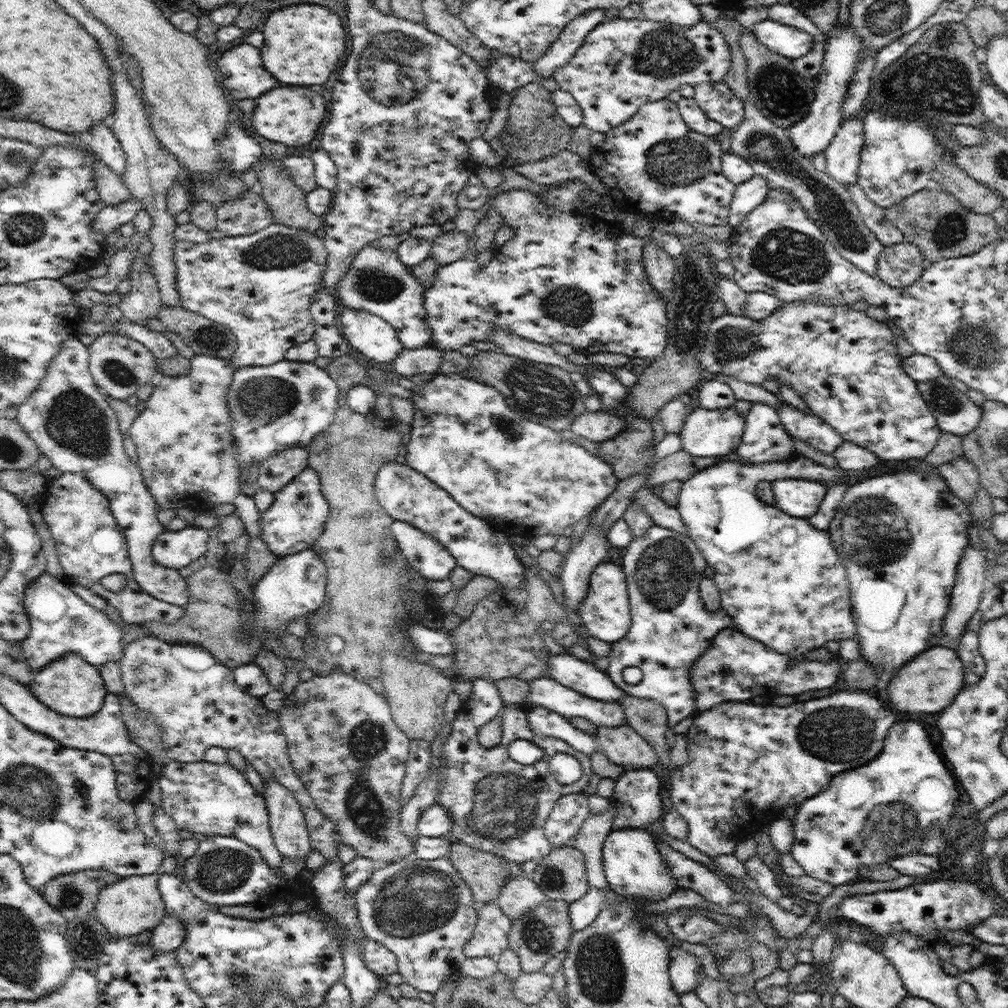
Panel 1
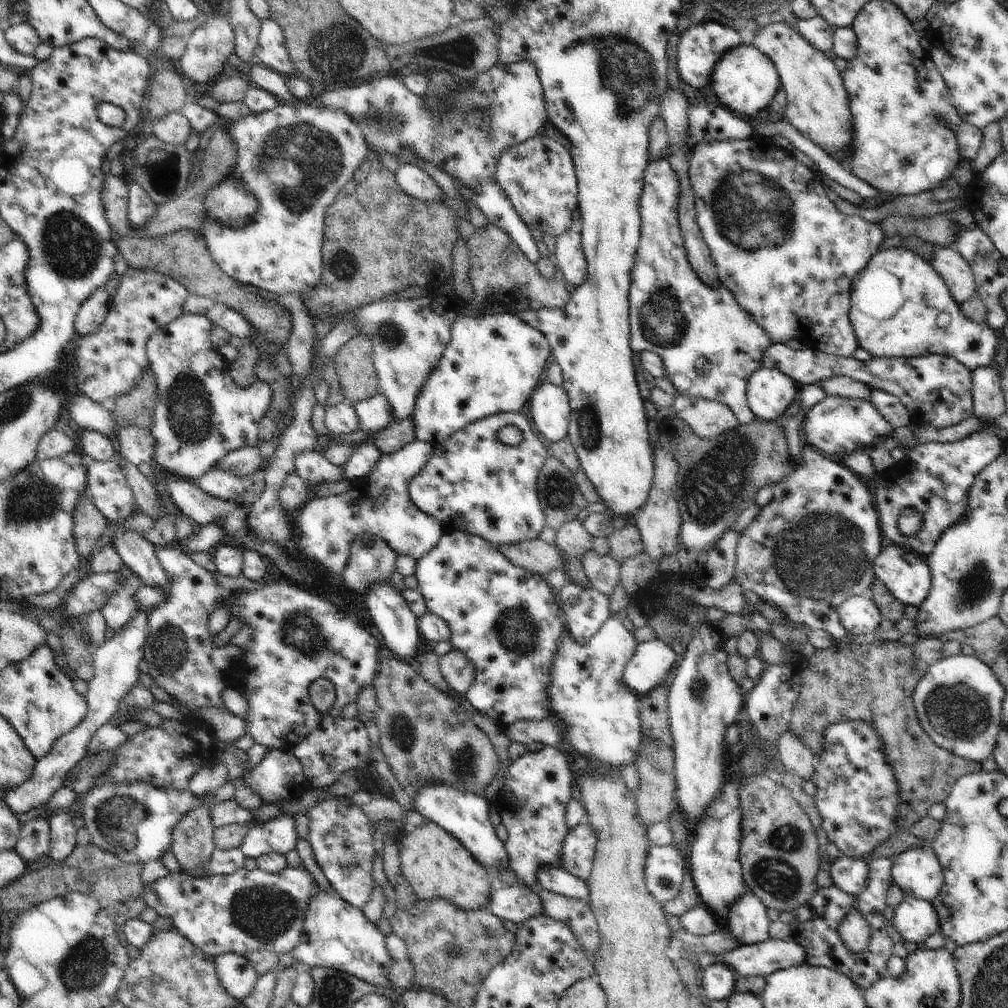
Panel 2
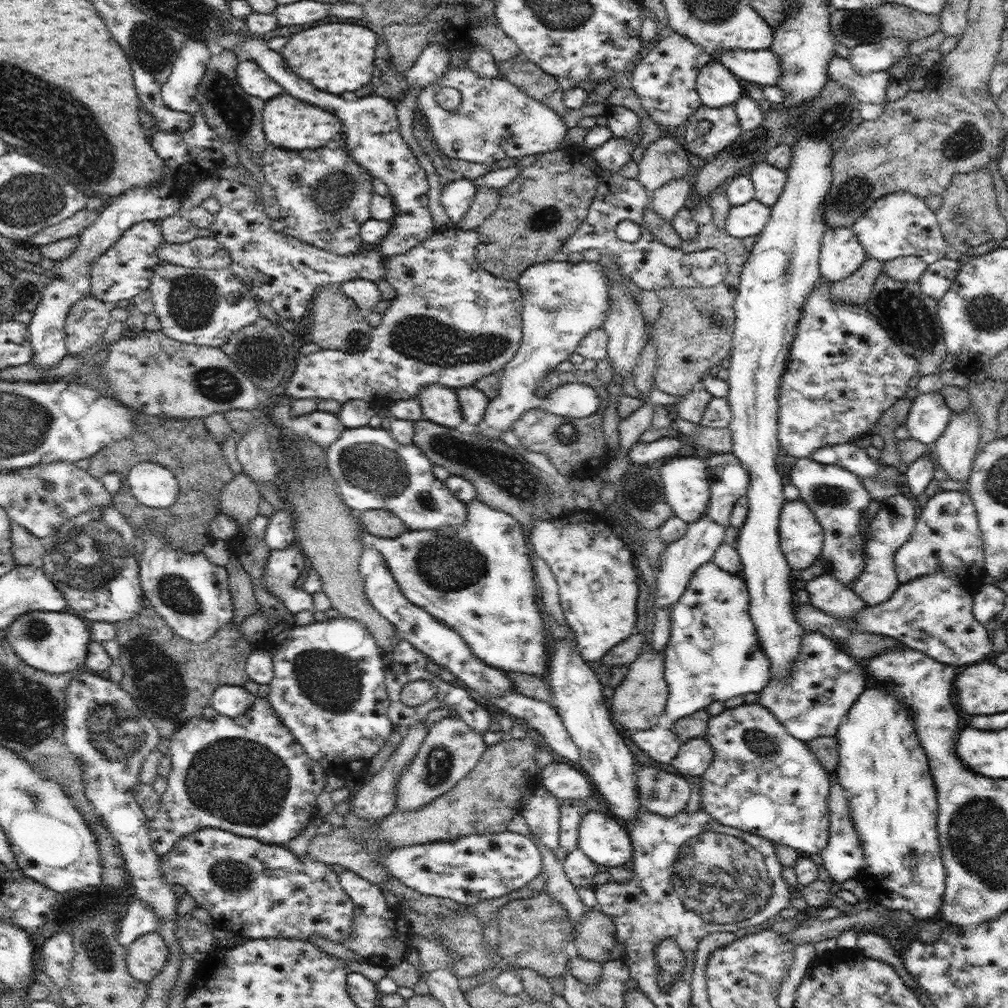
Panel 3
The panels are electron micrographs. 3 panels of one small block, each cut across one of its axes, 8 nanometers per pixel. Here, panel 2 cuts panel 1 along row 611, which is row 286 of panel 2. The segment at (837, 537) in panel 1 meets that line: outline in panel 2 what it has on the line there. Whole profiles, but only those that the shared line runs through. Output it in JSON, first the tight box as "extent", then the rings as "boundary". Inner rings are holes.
{"extent":[849,245,1000,370],"boundary":[[[900,245],[897,248],[878,249],[872,256],[866,268],[854,278],[851,290],[851,307],[849,319],[854,329],[860,348],[869,352],[873,357],[916,357],[926,354],[944,354],[954,356],[958,362],[966,364],[970,370],[993,366],[994,356],[1000,348],[999,332],[992,330],[986,321],[982,324],[972,322],[966,316],[962,316],[960,306],[948,290],[948,286],[942,276],[932,268],[926,260],[922,260],[912,250],[906,250]],[[948,312],[951,316],[946,328],[936,324],[938,314]]]}

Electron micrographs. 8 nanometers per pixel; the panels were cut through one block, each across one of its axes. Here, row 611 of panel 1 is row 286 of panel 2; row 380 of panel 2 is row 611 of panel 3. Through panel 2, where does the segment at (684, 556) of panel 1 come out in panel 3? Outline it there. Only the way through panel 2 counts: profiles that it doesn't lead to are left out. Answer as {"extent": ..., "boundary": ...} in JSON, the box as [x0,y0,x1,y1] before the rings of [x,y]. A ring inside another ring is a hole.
{"extent":[663,560,770,722],"boundary":[[[713,560],[699,566],[686,590],[670,609],[671,635],[663,648],[668,698],[665,715],[673,722],[706,709],[714,702],[725,702],[732,696],[760,692],[770,681],[770,661],[760,644],[749,613],[749,592],[742,575],[720,568]]]}

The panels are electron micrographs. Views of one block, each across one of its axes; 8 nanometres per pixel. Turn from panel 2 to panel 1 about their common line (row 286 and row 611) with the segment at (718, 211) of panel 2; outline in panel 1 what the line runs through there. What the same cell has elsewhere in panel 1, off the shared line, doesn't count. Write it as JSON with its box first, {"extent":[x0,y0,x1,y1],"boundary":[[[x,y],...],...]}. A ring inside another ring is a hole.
{"extent":[676,456,857,658],"boundary":[[[798,456],[794,461],[770,461],[754,464],[754,466],[750,466],[748,463],[744,463],[744,466],[740,466],[740,461],[722,462],[722,464],[718,464],[718,466],[710,466],[710,468],[704,468],[704,470],[700,470],[700,472],[695,472],[690,477],[690,480],[686,479],[682,483],[676,508],[678,513],[681,514],[684,524],[687,526],[687,535],[701,550],[707,564],[714,568],[715,574],[713,581],[719,588],[721,608],[725,610],[727,615],[733,618],[733,623],[735,624],[733,628],[738,632],[741,632],[747,637],[754,638],[754,640],[759,640],[769,649],[777,650],[782,654],[794,655],[796,658],[800,658],[802,655],[806,654],[806,652],[824,646],[828,640],[841,641],[844,639],[854,639],[857,630],[854,618],[852,618],[847,570],[842,559],[838,556],[838,551],[834,548],[829,532],[812,526],[808,519],[790,516],[775,506],[774,508],[768,508],[768,506],[758,498],[758,494],[756,494],[756,484],[758,484],[760,480],[774,482],[774,480],[780,480],[781,478],[806,478],[812,481],[827,481],[842,476],[844,472],[845,471],[838,466],[836,468],[828,468],[827,466],[814,462],[808,457]]]}

